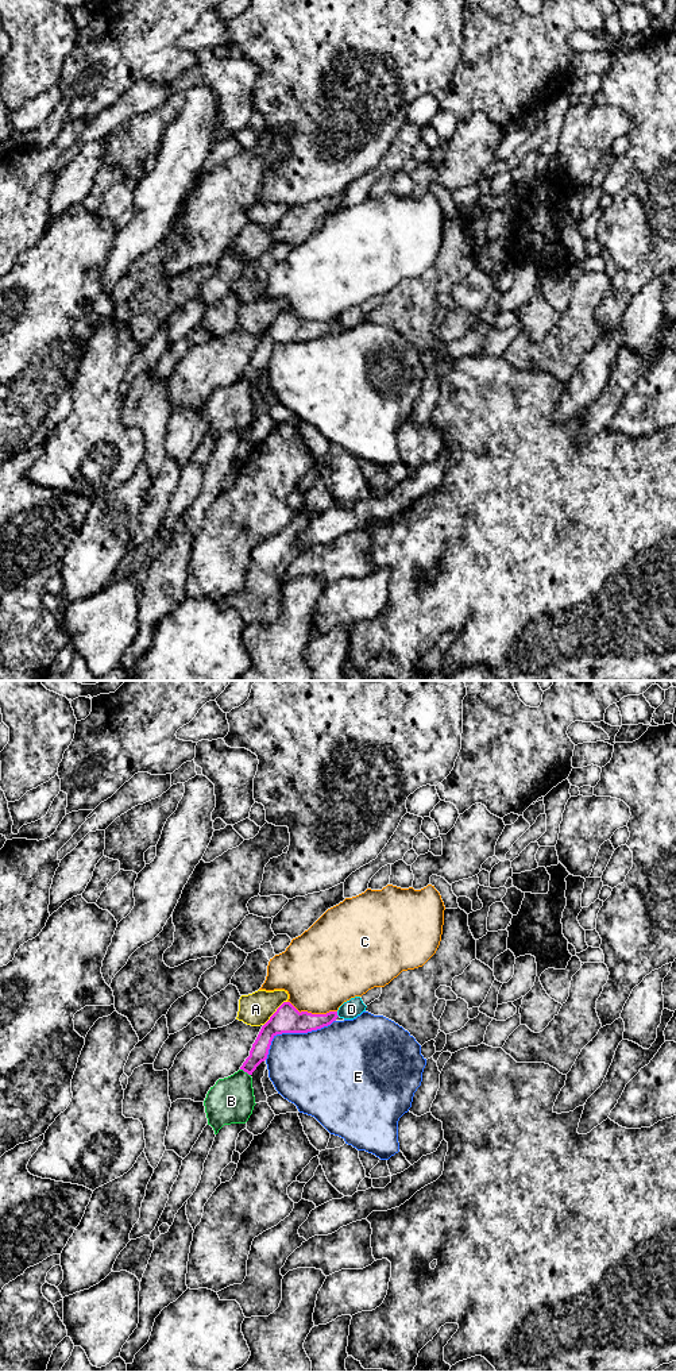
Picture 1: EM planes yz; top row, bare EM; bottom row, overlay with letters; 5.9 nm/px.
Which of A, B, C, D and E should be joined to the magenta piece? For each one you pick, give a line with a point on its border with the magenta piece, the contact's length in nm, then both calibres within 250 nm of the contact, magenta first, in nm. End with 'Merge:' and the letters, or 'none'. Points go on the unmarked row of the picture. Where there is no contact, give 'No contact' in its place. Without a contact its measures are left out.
Merge: none

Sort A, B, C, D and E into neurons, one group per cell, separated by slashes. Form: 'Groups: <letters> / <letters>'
Groups: A / B / C / D / E

